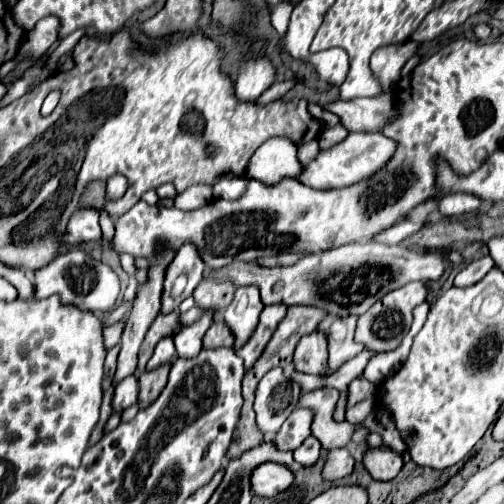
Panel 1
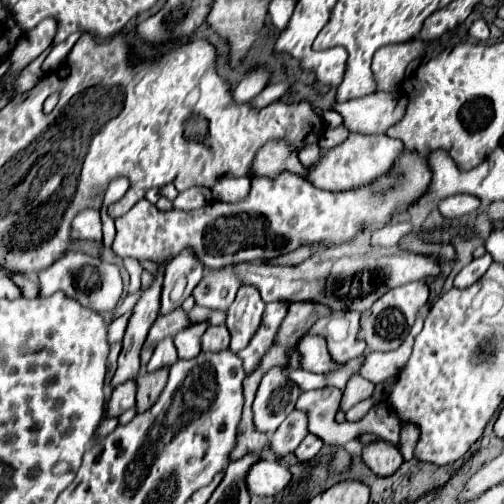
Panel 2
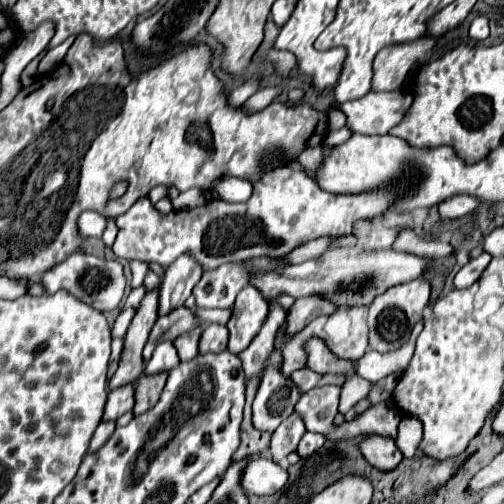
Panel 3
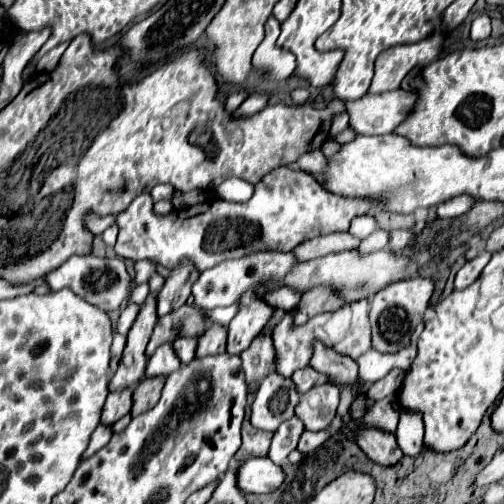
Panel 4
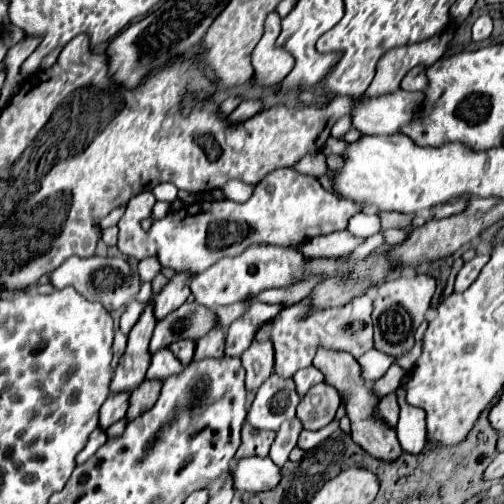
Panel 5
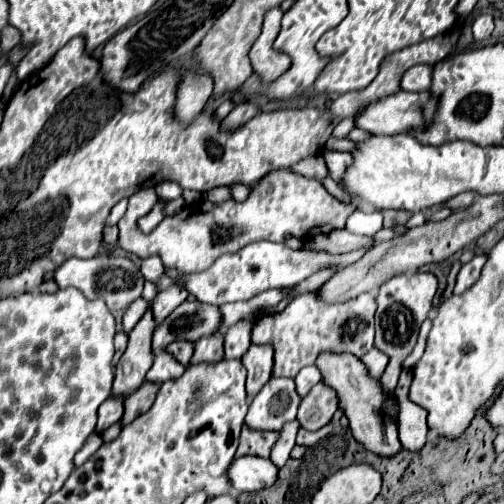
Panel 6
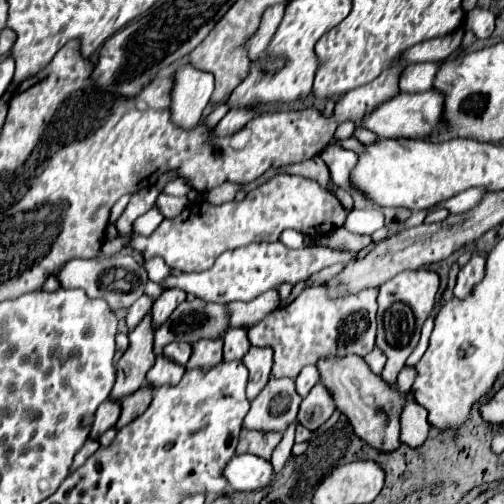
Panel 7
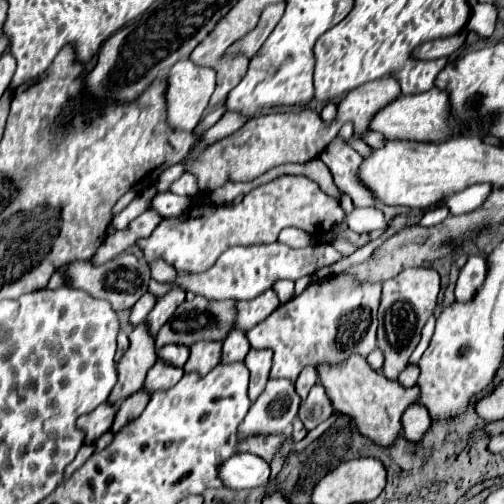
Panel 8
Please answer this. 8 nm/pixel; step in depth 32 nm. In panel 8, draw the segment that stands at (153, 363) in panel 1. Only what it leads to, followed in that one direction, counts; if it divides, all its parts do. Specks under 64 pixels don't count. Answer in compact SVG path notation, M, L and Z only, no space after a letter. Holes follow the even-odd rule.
M156 360L156 364L148 370L148 376L146 376L146 384L144 384L144 390L148 392L156 392L156 390L166 390L166 388L172 388L180 378L182 378L184 370L182 368L176 368L164 360Z

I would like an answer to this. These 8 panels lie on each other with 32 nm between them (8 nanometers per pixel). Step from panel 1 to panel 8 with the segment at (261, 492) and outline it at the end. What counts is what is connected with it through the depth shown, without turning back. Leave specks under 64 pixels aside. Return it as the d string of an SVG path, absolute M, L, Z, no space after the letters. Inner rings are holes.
M234 454L218 468L218 474L232 490L258 488L270 480L270 464L254 454Z

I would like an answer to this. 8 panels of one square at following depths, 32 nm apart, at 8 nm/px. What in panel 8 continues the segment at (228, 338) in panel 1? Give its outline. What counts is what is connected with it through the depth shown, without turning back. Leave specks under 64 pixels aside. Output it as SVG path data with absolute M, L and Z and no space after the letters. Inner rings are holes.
M222 342L192 344L190 358L184 366L184 372L208 374L216 364L220 364L220 354L222 354Z

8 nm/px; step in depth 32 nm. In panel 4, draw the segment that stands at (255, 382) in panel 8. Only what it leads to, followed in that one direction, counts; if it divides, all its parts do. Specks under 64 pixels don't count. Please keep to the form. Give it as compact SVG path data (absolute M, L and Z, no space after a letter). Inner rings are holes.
M276 308L272 318L268 320L266 328L252 340L250 348L246 348L240 358L242 358L242 368L246 372L246 382L248 384L260 384L262 378L268 374L268 370L274 364L274 346L272 346L272 328L280 322L280 316L284 316L282 308Z

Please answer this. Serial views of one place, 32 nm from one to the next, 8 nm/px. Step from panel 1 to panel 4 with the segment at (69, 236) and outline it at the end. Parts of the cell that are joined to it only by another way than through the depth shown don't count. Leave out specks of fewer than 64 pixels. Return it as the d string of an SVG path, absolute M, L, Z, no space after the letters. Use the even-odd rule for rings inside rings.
M88 214L88 216L84 216L84 228L88 228L88 232L92 232L94 236L100 236L108 226L116 222L116 218L117 215L108 215L102 218L102 216Z

